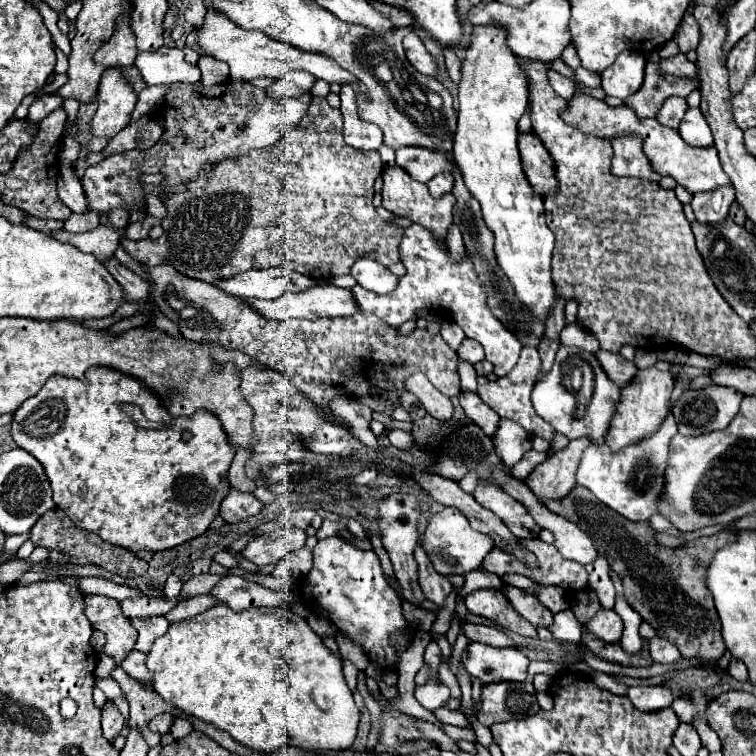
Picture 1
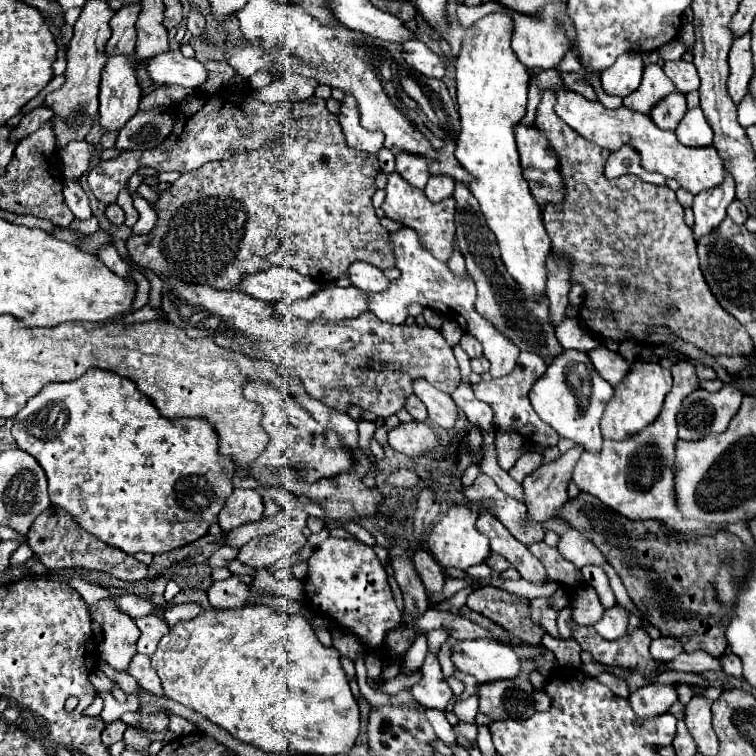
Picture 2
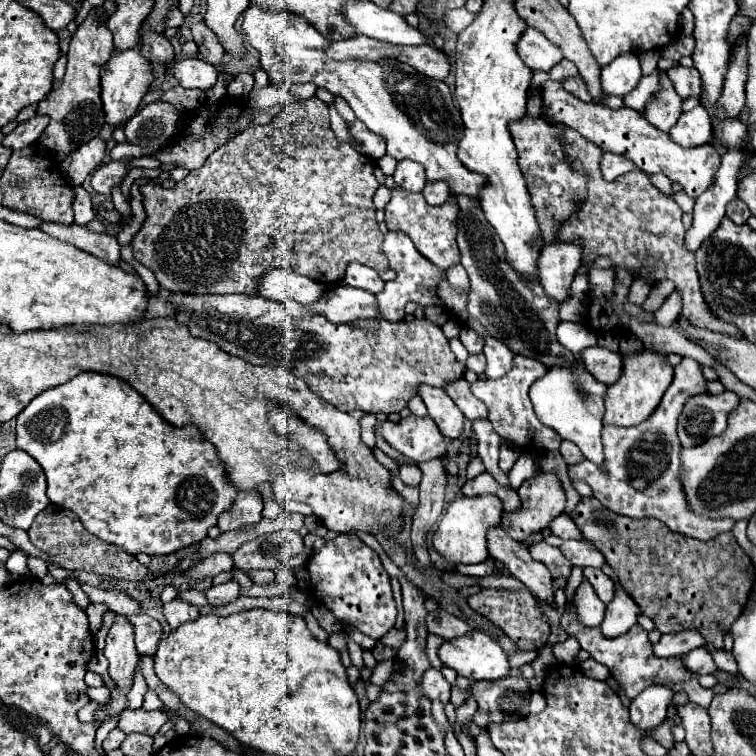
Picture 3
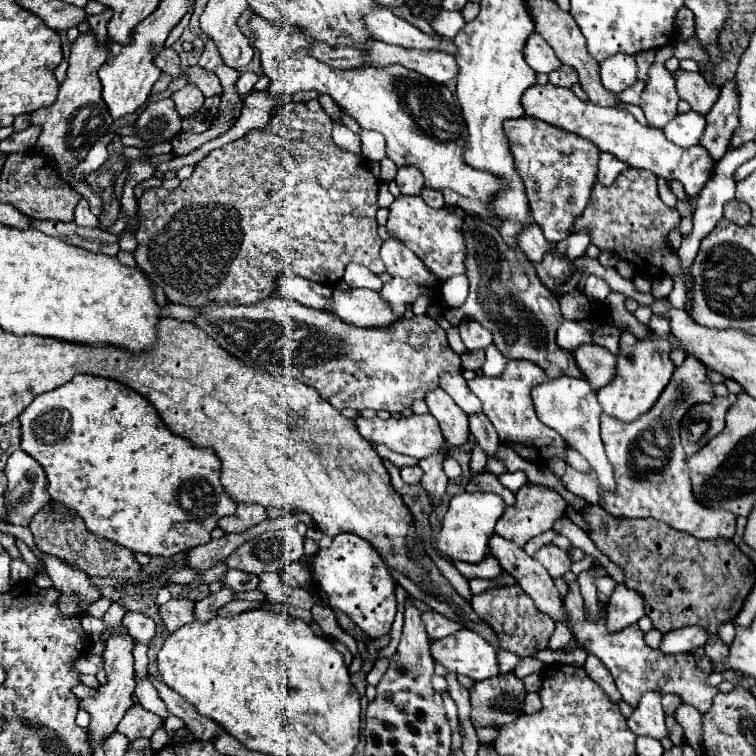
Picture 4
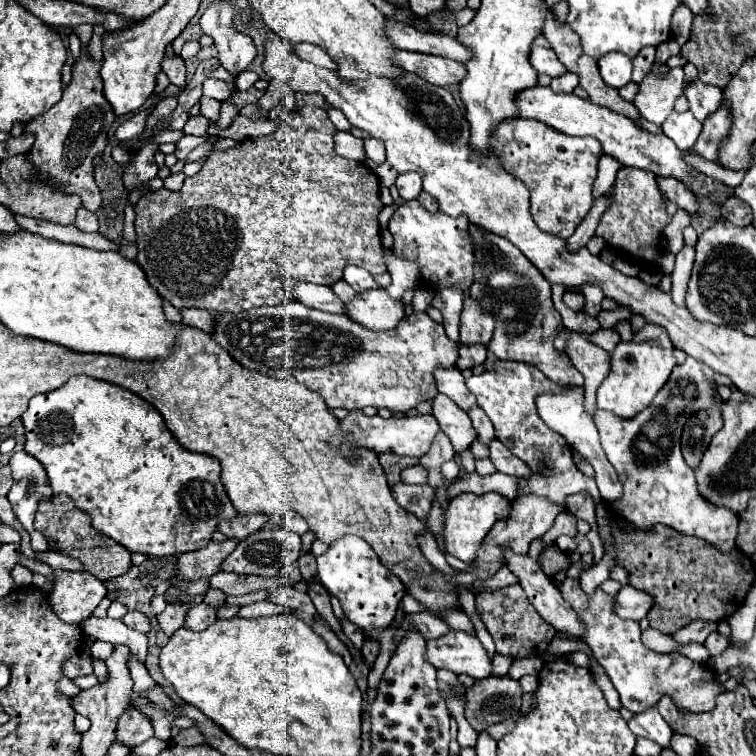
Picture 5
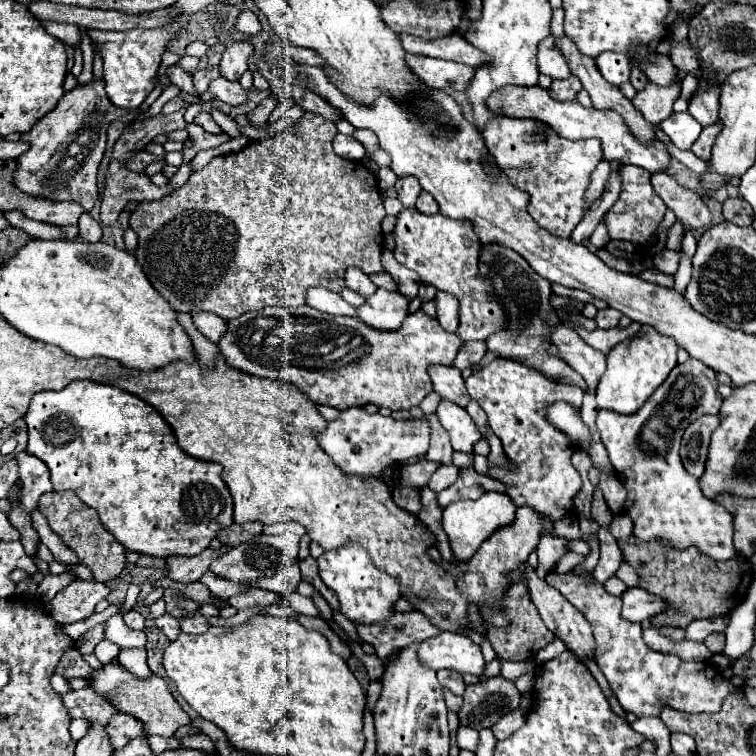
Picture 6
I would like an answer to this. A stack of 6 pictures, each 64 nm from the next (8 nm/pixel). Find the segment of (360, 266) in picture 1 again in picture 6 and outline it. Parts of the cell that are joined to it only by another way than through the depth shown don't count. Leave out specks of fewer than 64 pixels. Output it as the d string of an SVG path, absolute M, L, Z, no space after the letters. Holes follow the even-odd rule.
M348 268L346 270L346 286L354 292L358 292L360 296L368 298L370 294L376 292L376 286L372 284L372 280L358 268Z

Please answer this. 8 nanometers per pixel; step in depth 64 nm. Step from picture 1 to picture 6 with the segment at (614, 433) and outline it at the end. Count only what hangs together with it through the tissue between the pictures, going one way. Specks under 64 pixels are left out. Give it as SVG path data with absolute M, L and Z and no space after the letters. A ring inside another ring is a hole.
M648 328L642 332L646 333L618 343L618 346L608 352L606 372L602 374L596 388L596 400L600 408L610 408L620 414L636 412L676 366L678 346L675 340L659 332L648 332Z

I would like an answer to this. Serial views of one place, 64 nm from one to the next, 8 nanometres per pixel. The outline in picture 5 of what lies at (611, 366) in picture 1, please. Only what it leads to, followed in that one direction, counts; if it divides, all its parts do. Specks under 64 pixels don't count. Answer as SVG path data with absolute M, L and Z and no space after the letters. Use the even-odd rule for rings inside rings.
M570 334L570 340L564 348L574 368L584 376L584 410L594 416L596 408L596 388L610 372L610 354L588 342L584 334Z

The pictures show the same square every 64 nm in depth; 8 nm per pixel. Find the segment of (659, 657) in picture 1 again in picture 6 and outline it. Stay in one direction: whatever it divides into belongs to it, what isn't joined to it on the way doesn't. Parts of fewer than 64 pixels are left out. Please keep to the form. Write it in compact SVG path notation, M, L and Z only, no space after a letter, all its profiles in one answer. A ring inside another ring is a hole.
M724 616L724 618L706 618L706 620L690 622L690 626L686 628L686 640L702 642L712 632L724 632L726 626L728 626L728 618L730 616Z

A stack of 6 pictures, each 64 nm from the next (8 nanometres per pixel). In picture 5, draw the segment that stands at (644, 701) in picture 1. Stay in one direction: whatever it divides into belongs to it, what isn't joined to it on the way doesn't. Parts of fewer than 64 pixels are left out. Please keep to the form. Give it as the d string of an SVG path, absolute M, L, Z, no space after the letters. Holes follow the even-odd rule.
M650 708L642 714L636 714L630 722L628 722L630 730L636 734L636 736L642 736L642 738L648 738L648 740L654 740L658 746L662 748L668 748L670 746L670 738L672 738L672 728L666 724L666 720L660 716L658 708Z

